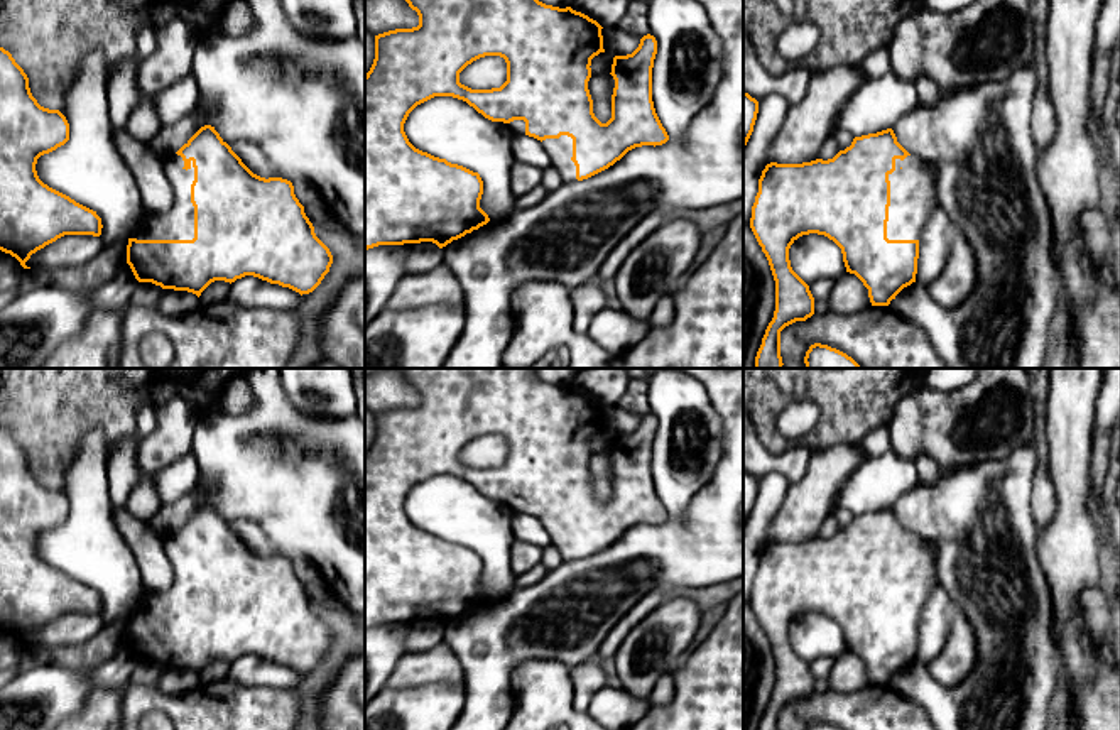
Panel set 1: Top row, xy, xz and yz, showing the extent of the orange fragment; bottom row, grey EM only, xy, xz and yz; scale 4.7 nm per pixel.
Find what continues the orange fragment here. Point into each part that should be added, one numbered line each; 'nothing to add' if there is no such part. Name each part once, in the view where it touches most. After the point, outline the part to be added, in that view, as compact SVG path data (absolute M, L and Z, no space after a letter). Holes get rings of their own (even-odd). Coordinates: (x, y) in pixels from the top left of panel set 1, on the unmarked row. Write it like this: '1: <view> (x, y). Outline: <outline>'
1: xy (178, 600). Outline: M177 532L164 534L167 559L174 569L174 580L164 591L145 591L139 607L130 617L137 618L193 618L194 585L191 581L191 563L194 546L184 548L184 539Z

